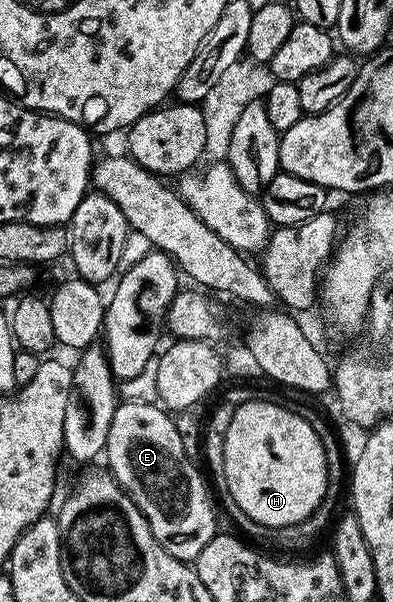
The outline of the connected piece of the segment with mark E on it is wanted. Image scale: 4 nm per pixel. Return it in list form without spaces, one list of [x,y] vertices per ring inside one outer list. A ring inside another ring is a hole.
[[[117,403],[114,422],[110,422],[106,457],[108,456],[108,464],[112,467],[111,475],[124,489],[125,494],[135,502],[138,510],[142,510],[146,522],[150,522],[150,530],[154,538],[158,538],[161,546],[174,558],[194,562],[198,554],[202,554],[202,550],[206,550],[206,546],[218,534],[216,508],[212,505],[213,493],[202,472],[200,477],[199,470],[192,465],[195,463],[186,454],[182,446],[182,438],[176,429],[176,420],[155,403],[125,403]]]

